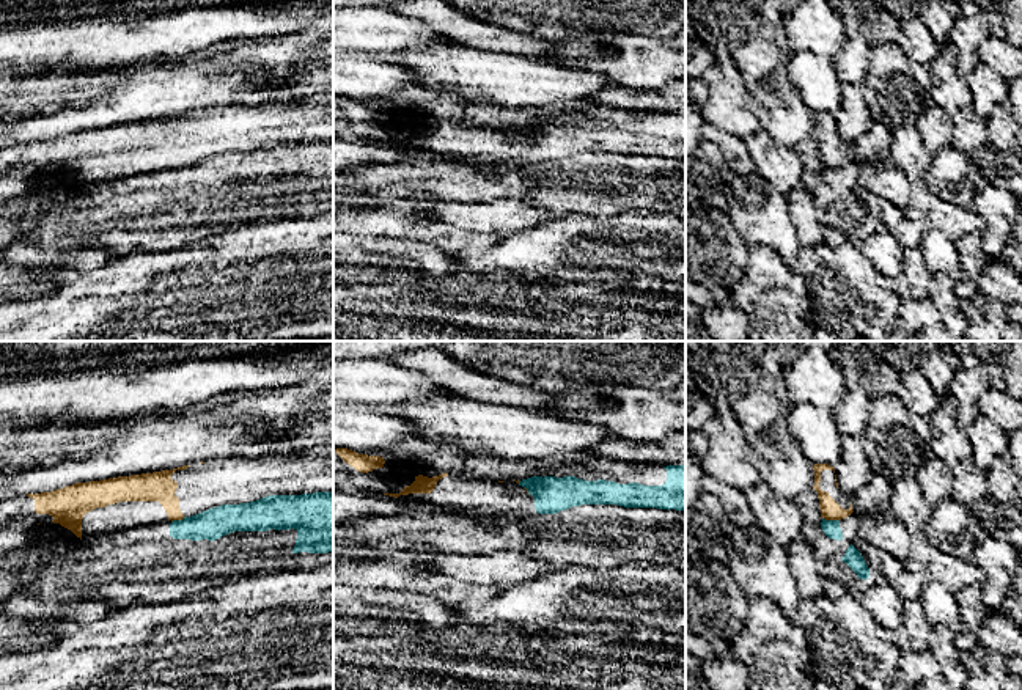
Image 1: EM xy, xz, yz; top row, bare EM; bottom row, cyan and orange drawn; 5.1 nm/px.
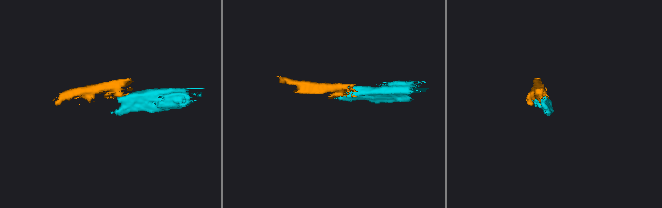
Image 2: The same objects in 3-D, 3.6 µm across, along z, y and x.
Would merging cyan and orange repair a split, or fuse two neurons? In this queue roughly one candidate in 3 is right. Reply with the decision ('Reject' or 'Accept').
Reject

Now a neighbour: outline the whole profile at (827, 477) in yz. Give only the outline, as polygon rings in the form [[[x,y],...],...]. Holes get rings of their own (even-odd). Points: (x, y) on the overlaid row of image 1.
[[[814,464],[814,486],[818,492],[821,516],[825,520],[841,520],[851,516],[851,497],[843,494],[836,483],[835,468],[829,464]]]

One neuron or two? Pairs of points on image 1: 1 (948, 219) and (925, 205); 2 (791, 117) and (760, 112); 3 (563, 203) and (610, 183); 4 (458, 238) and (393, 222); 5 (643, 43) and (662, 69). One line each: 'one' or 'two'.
1: one
2: one
3: one
4: one
5: one

